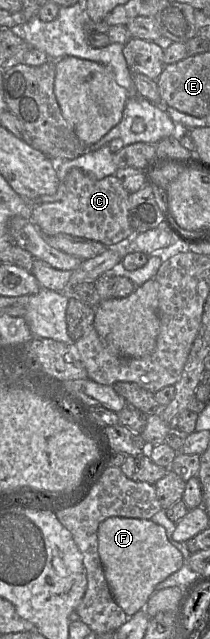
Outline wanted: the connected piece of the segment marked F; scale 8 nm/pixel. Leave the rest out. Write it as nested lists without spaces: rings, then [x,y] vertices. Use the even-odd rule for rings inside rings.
[[[109,517],[100,523],[97,538],[111,594],[128,617],[143,610],[155,587],[185,563],[182,553],[169,542],[165,528],[151,519]]]

